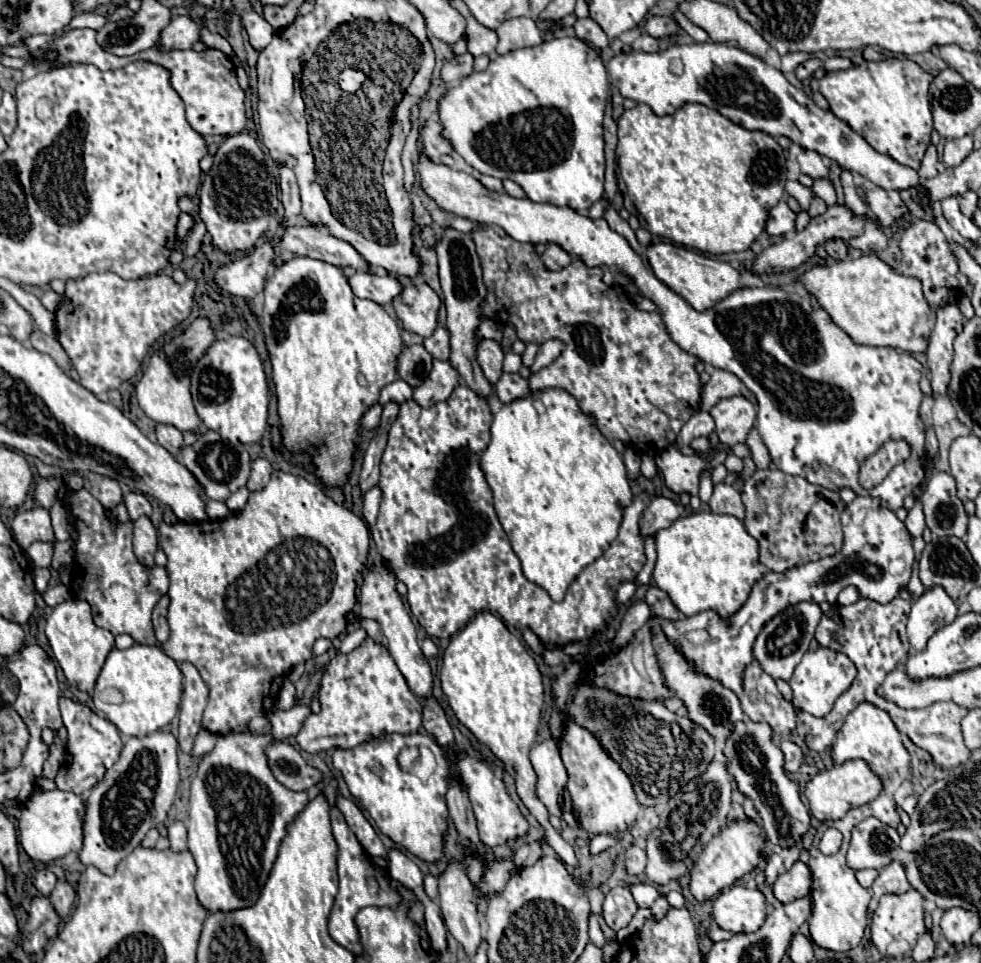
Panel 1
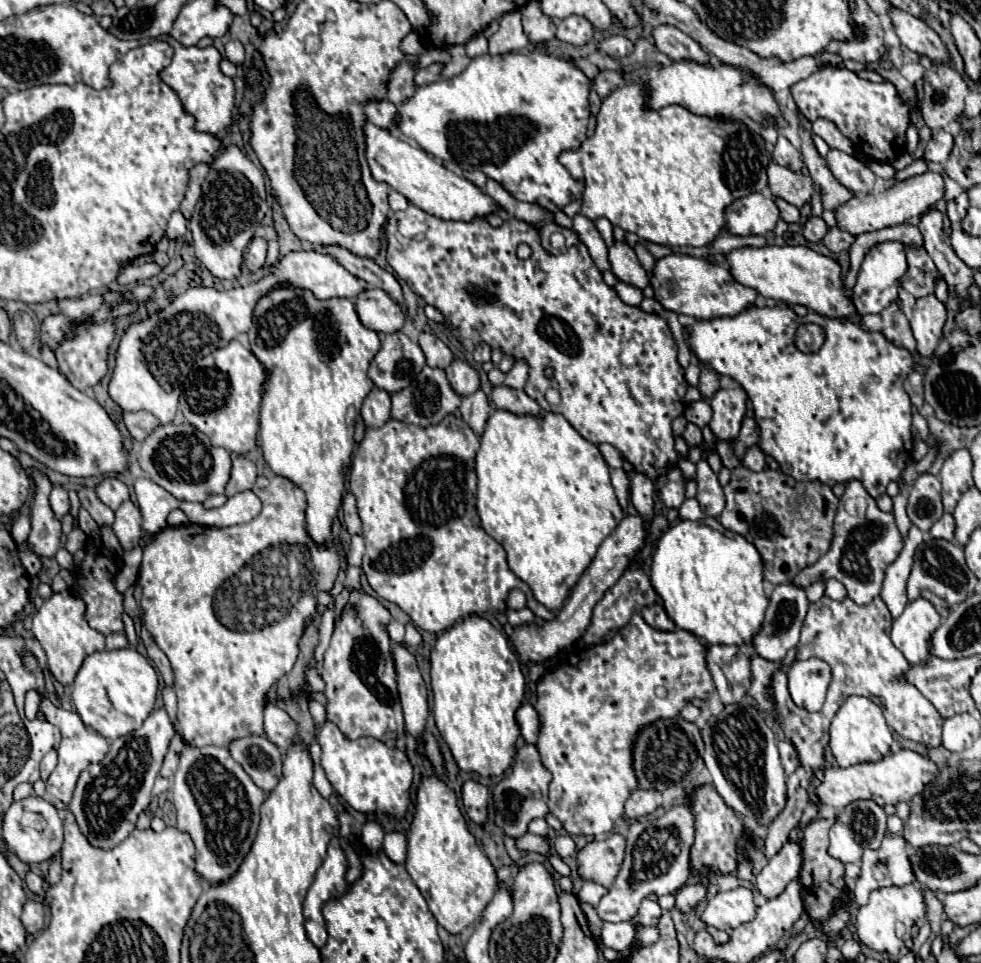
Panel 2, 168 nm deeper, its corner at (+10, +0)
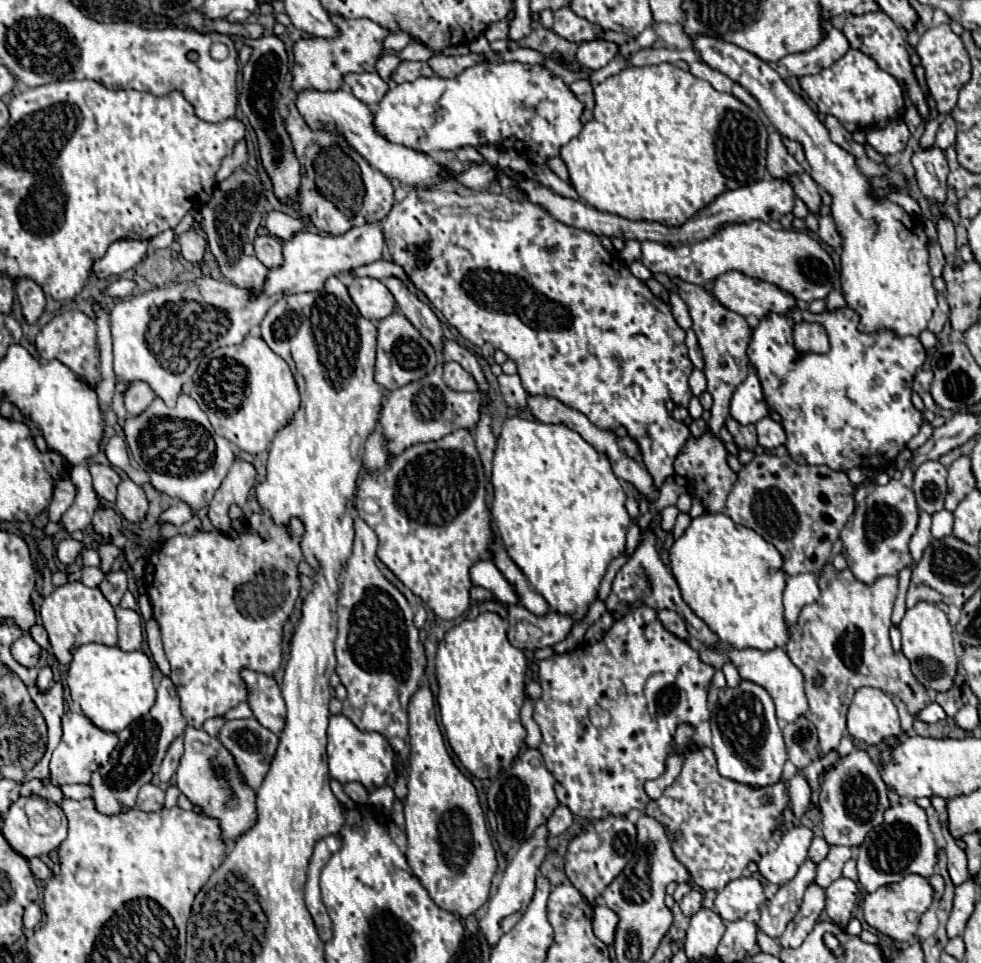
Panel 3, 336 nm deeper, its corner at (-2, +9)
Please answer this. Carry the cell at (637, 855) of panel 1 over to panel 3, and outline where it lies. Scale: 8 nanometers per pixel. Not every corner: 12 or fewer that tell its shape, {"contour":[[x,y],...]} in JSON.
{"contour":[[625,817],[591,821],[565,857],[593,905],[637,847]]}

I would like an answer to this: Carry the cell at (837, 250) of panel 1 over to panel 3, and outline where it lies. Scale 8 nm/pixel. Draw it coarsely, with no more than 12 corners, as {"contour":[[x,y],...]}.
{"contour":[[807,173],[793,175],[797,197],[813,215],[821,211],[819,185]]}

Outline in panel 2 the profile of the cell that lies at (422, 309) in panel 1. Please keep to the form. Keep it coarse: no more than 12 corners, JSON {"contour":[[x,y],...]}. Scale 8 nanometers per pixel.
{"contour":[[381,288],[355,298],[361,324],[375,332],[397,332],[401,306]]}

